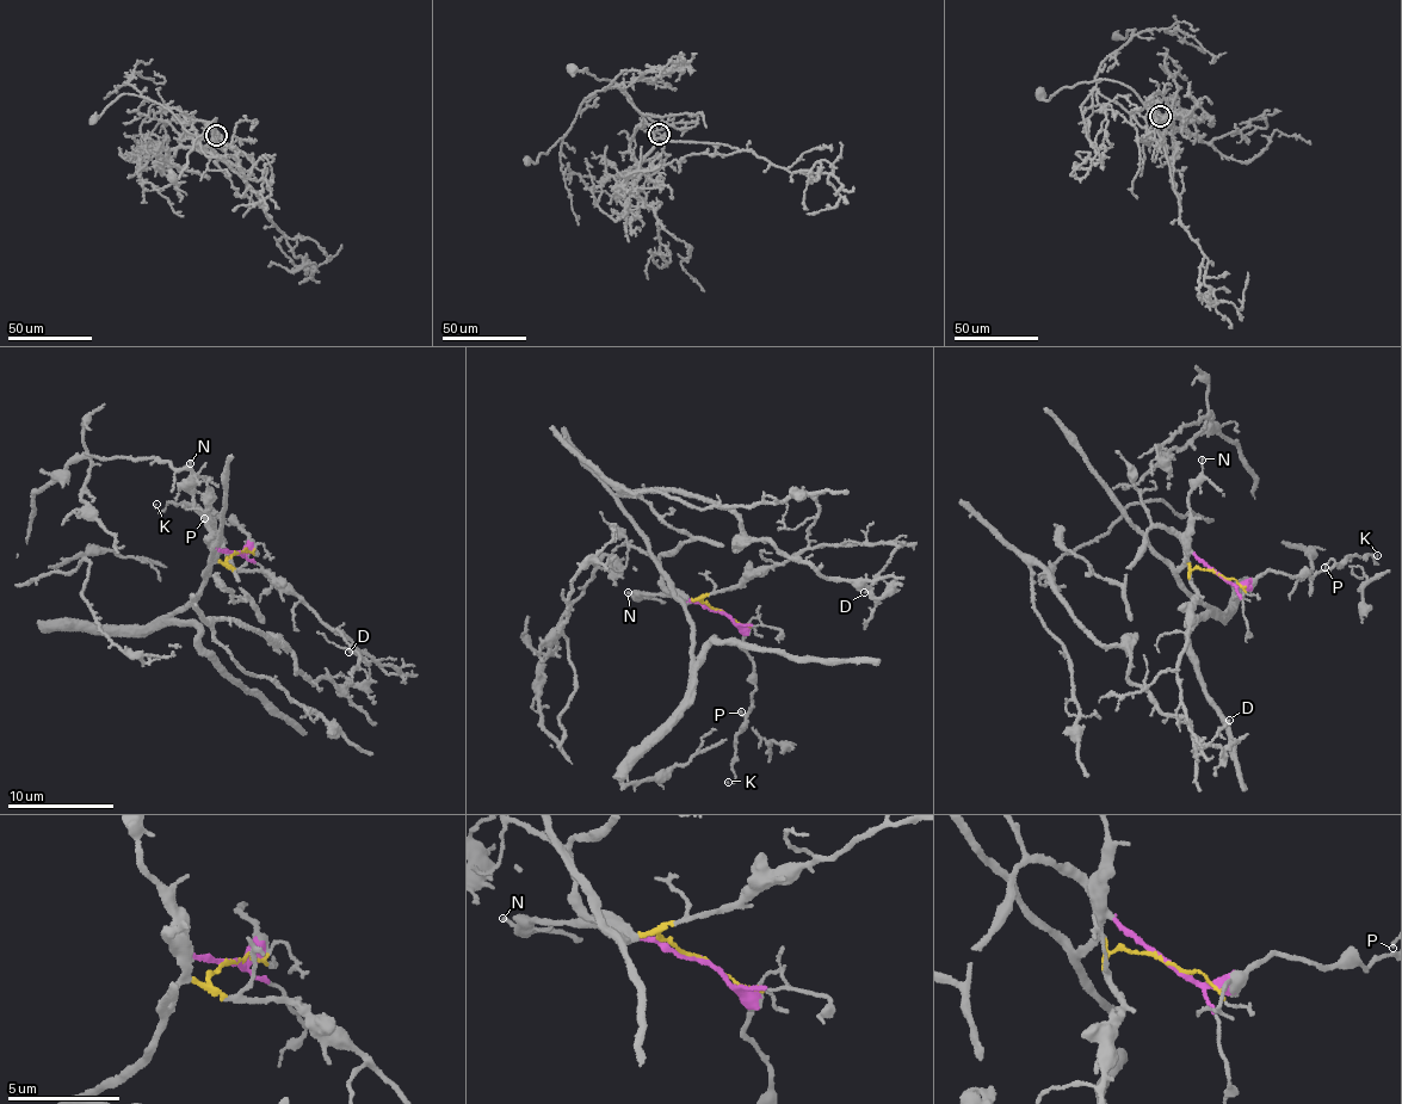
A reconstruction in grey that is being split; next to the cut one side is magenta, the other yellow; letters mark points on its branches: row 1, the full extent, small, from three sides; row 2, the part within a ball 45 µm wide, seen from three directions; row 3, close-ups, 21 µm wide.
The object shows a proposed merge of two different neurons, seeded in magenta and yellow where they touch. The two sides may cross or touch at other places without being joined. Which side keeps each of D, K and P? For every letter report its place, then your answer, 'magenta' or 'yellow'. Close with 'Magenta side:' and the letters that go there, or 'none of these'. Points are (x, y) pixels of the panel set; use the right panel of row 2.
D: place (1229, 720); yellow
K: place (1377, 555); magenta
P: place (1325, 567); magenta
Magenta side: K, P

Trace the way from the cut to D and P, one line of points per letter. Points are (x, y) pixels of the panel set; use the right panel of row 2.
D: (1218, 573), (1191, 572), (1190, 579), (1198, 592), (1177, 674), (1199, 747), (1211, 745), (1228, 719)
P: (1218, 573), (1240, 583), (1272, 571), (1289, 577), (1308, 573), (1311, 577), (1331, 571), (1332, 559), (1325, 568)

